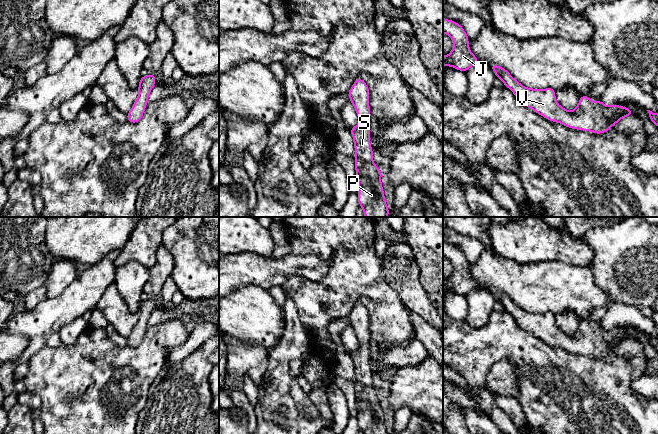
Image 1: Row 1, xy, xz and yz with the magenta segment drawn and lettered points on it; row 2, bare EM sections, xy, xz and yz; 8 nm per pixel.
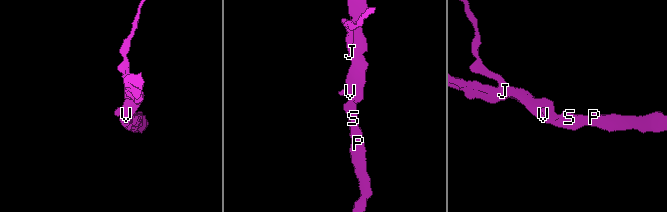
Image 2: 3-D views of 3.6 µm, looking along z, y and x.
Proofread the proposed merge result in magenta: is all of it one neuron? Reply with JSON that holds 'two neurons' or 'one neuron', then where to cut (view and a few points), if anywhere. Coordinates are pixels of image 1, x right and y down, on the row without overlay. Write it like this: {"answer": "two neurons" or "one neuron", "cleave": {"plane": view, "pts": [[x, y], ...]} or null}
{"answer": "one neuron", "cleave": null}

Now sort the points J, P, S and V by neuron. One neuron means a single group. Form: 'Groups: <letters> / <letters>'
Groups: J P S V

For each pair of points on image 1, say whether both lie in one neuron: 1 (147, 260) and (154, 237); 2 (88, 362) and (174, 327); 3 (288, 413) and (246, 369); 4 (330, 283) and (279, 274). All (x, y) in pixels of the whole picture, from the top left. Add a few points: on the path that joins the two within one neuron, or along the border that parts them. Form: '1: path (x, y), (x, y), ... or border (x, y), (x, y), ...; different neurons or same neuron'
1: path (147, 254), (148, 243); same neuron
2: path (109, 363), (138, 363), (153, 348); same neuron
3: border (267, 361), (267, 370), (262, 384), (258, 388); different neurons
4: border (330, 266), (319, 280), (293, 276); different neurons

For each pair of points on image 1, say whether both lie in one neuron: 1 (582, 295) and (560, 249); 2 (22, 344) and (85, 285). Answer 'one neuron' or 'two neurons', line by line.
1: two neurons
2: two neurons

